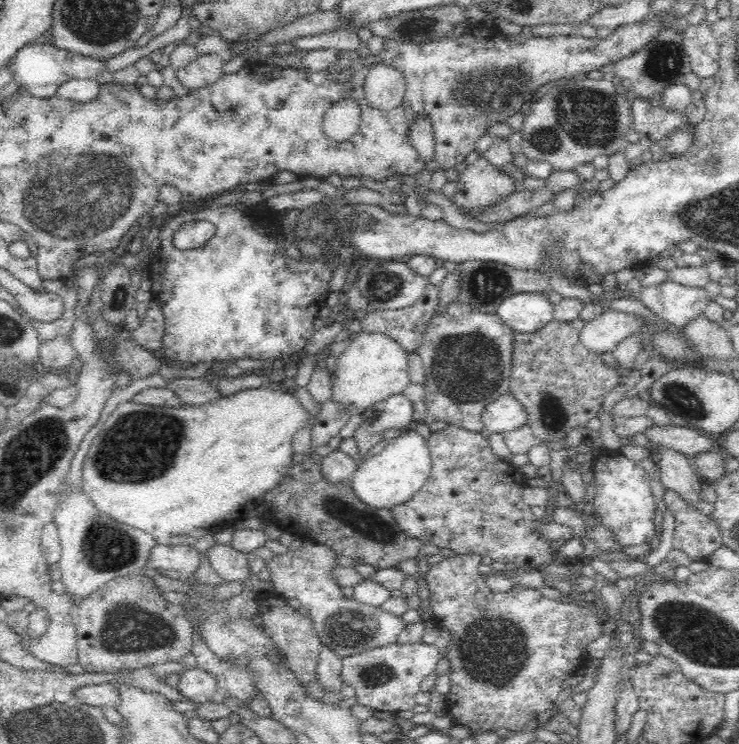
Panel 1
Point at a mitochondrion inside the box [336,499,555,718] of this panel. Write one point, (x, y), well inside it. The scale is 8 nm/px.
(495, 651)

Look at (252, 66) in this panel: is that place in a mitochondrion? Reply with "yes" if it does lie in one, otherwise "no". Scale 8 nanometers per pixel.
no

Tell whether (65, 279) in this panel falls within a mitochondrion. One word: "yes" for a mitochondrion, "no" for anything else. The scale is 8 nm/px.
no

